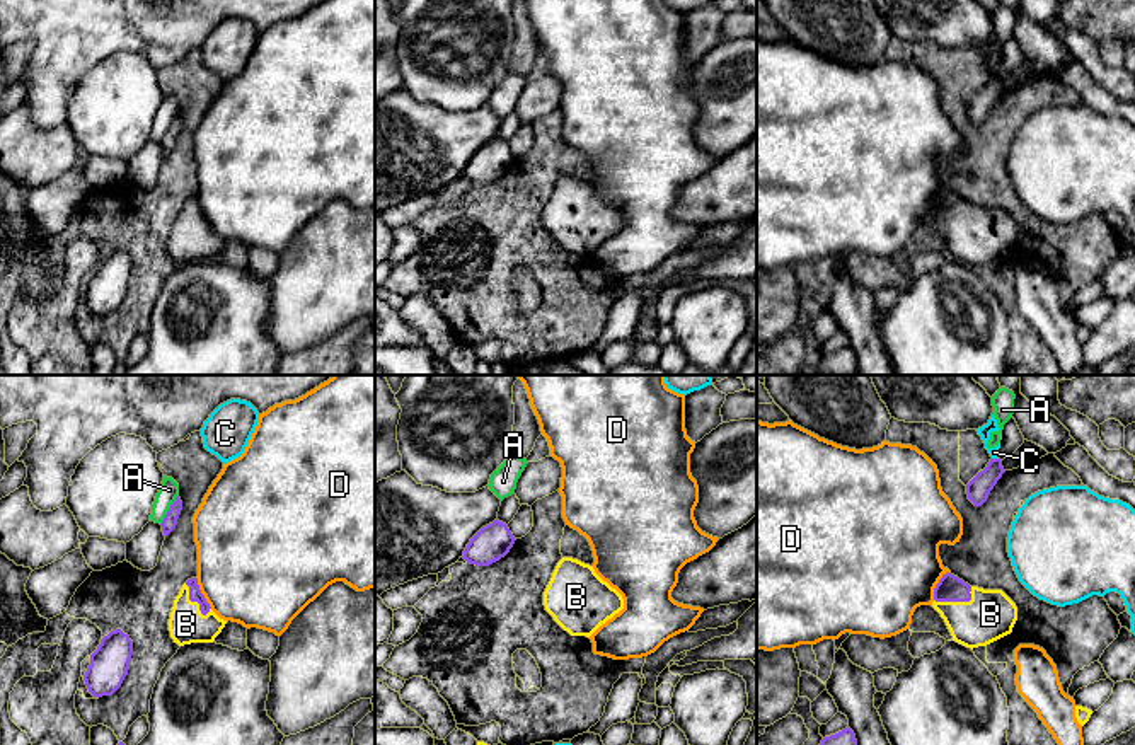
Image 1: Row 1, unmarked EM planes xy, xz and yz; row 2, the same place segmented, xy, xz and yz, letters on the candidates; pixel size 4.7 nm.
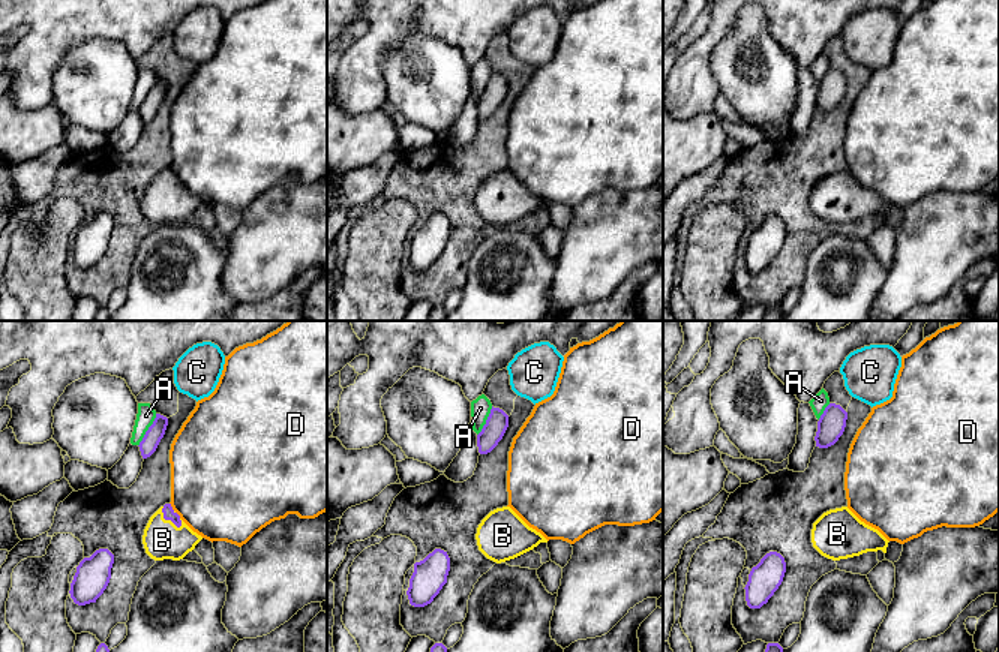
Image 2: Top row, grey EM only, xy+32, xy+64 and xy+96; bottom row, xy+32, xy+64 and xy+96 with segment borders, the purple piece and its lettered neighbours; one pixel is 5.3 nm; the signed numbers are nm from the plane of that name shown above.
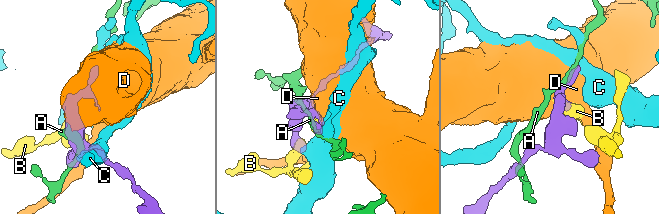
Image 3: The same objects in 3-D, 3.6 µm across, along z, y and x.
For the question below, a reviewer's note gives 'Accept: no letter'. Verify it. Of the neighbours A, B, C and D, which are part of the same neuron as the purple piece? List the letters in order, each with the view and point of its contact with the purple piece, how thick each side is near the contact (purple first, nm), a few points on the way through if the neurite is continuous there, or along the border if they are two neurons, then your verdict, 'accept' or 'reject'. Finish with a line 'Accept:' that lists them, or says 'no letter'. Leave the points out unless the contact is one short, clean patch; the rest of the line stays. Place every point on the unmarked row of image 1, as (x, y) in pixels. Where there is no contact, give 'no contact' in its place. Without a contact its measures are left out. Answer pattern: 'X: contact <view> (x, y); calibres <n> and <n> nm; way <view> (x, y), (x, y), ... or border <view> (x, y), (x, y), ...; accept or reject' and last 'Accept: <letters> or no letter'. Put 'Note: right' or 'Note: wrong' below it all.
A: contact xy (169, 128); calibres 70 and 90 nm; reject
B: contact yz (958, 219); calibres 130 and 240 nm; way yz (950, 207), (958, 219), (972, 232), (990, 232); accept
C: contact yz (996, 77); calibres 110 and 60 nm; reject
D: contact yz (936, 203); calibres 130 and 480 nm; reject
Accept: B
Note: wrong

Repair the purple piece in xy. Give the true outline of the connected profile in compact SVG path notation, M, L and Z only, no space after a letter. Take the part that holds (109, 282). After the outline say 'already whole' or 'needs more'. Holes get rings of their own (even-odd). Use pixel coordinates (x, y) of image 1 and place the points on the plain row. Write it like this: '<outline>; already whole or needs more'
M121 247L111 249L101 257L84 293L94 315L112 314L121 305L130 288L131 271L133 259Z; already whole

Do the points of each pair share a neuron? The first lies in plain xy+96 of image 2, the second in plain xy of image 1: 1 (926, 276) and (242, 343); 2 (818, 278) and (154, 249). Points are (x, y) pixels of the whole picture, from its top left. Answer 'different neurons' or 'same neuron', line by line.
1: different neurons
2: different neurons

